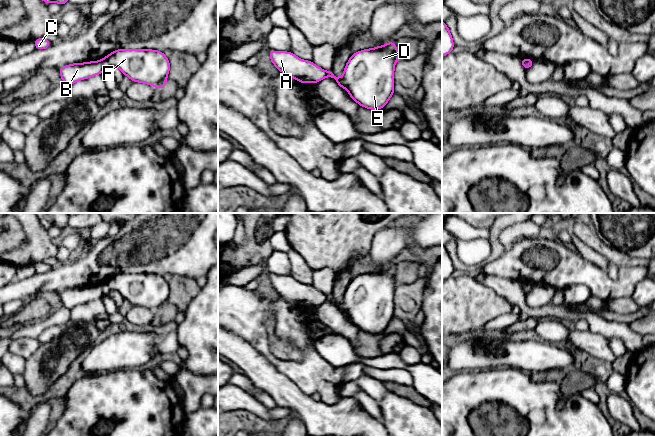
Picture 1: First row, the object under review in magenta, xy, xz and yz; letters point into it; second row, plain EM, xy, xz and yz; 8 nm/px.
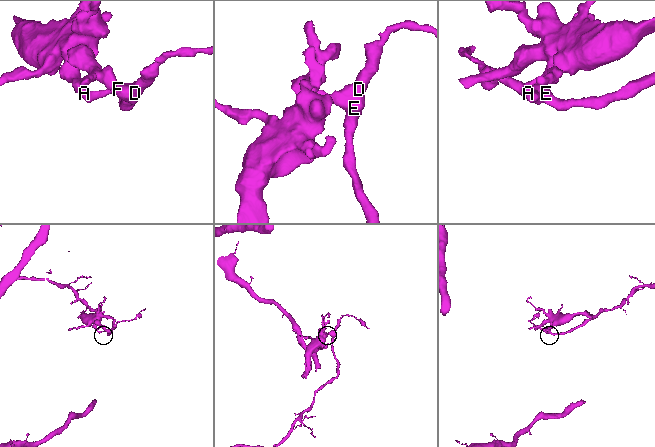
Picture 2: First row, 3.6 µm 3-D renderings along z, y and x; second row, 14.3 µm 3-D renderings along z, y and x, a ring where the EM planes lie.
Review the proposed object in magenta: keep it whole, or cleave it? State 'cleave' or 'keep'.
cleave

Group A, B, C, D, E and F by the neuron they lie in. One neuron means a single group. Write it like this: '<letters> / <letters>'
A B C / D E F

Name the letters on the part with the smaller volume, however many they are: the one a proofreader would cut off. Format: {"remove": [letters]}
{"remove": ["A", "B", "C"]}

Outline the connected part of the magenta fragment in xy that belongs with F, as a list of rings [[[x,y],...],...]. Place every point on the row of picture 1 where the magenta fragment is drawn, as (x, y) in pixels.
[[[150,49],[115,50],[100,61],[104,70],[116,66],[133,82],[146,83],[158,89],[166,85],[170,63],[164,52]]]

